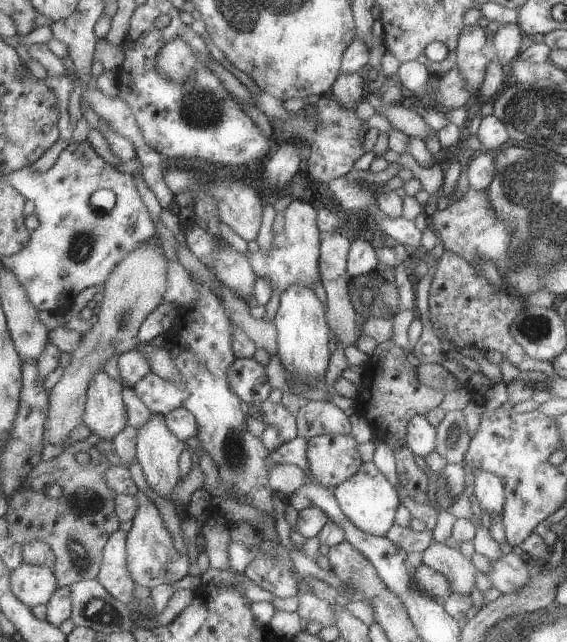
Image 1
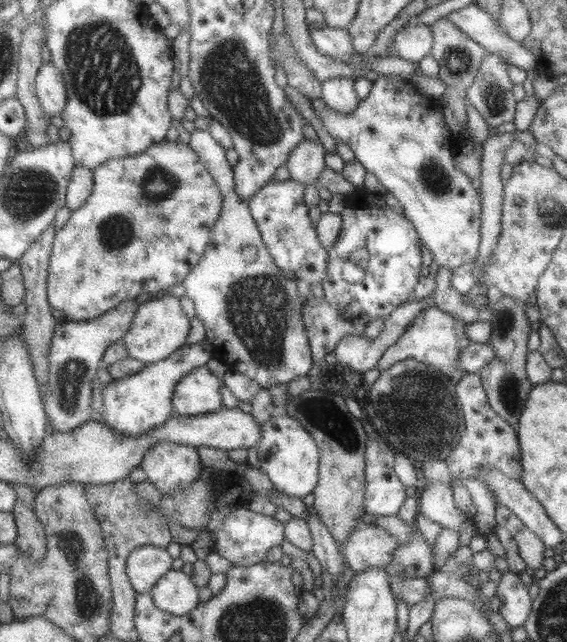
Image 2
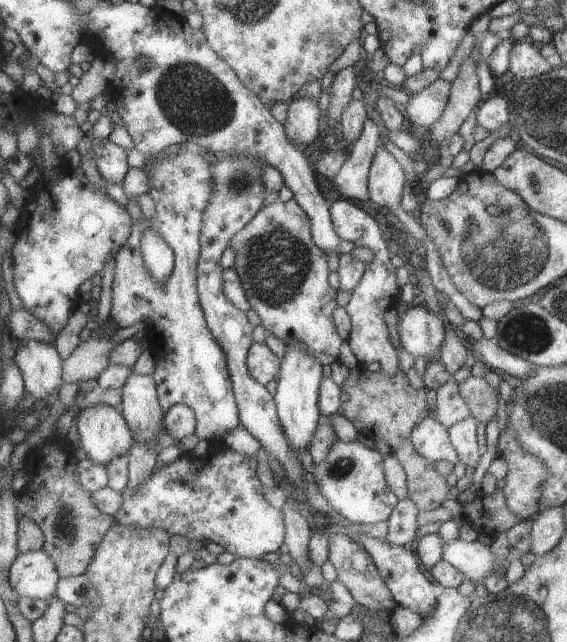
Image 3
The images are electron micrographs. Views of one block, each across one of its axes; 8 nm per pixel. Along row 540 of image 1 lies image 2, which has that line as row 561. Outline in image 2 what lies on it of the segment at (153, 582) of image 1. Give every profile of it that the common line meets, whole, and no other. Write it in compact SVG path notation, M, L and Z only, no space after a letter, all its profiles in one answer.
M146 545L134 551L129 560L129 575L140 594L152 593L156 585L174 568L168 548Z

